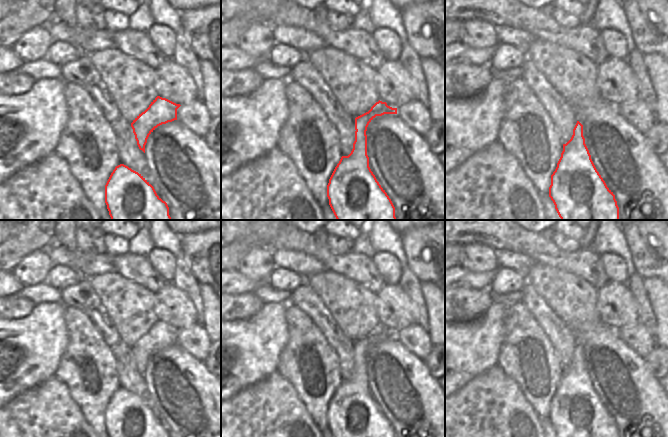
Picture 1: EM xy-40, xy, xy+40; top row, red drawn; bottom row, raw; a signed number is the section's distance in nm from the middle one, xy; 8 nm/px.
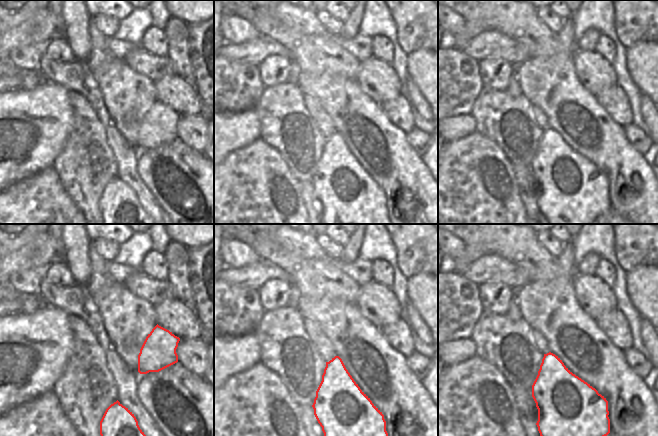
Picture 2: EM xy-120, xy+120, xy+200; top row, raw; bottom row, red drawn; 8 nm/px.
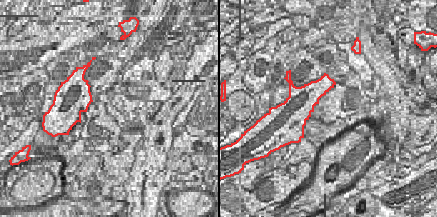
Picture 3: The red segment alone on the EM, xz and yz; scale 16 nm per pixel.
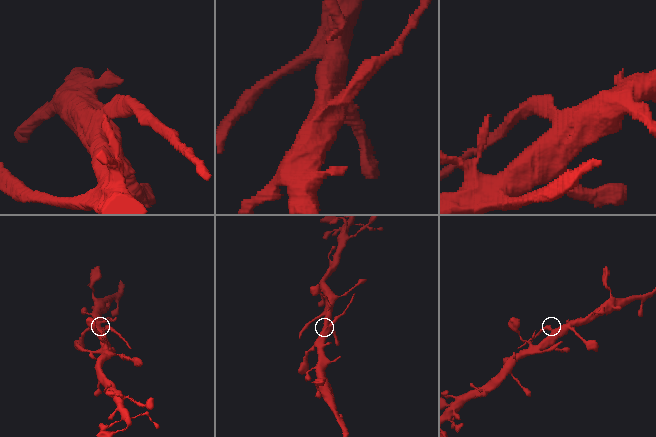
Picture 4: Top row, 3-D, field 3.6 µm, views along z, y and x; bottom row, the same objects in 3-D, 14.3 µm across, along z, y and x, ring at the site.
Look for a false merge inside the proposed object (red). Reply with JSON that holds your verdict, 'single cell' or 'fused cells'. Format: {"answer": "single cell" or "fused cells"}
{"answer": "fused cells"}

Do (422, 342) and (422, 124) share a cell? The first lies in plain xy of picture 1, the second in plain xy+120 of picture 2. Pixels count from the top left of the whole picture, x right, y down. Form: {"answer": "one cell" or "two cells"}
{"answer": "two cells"}

